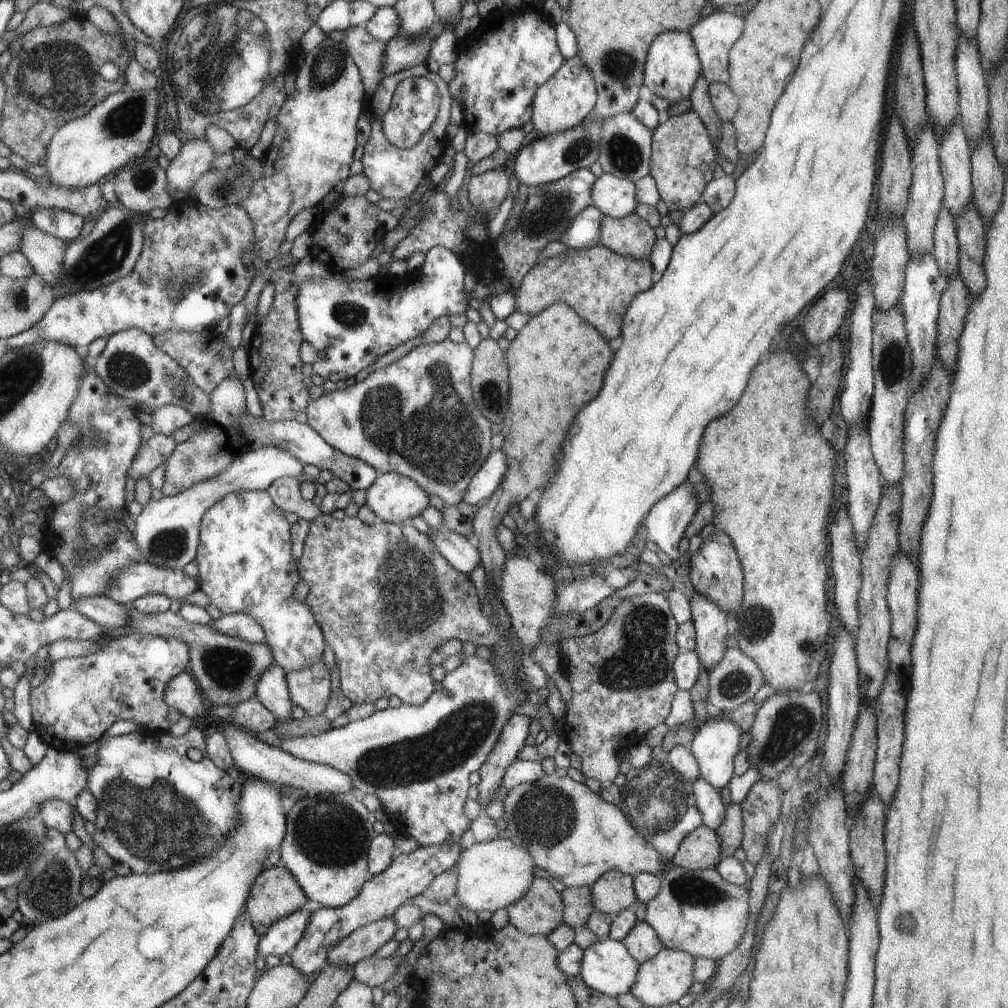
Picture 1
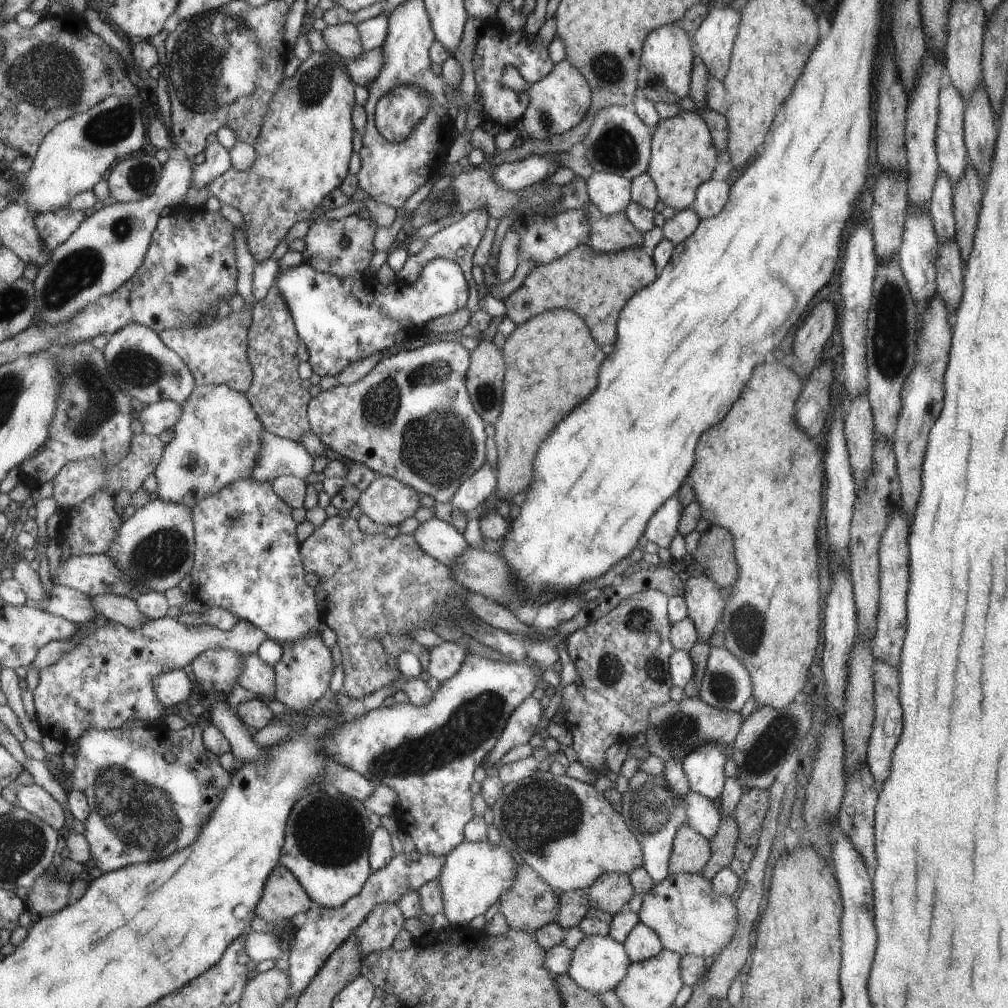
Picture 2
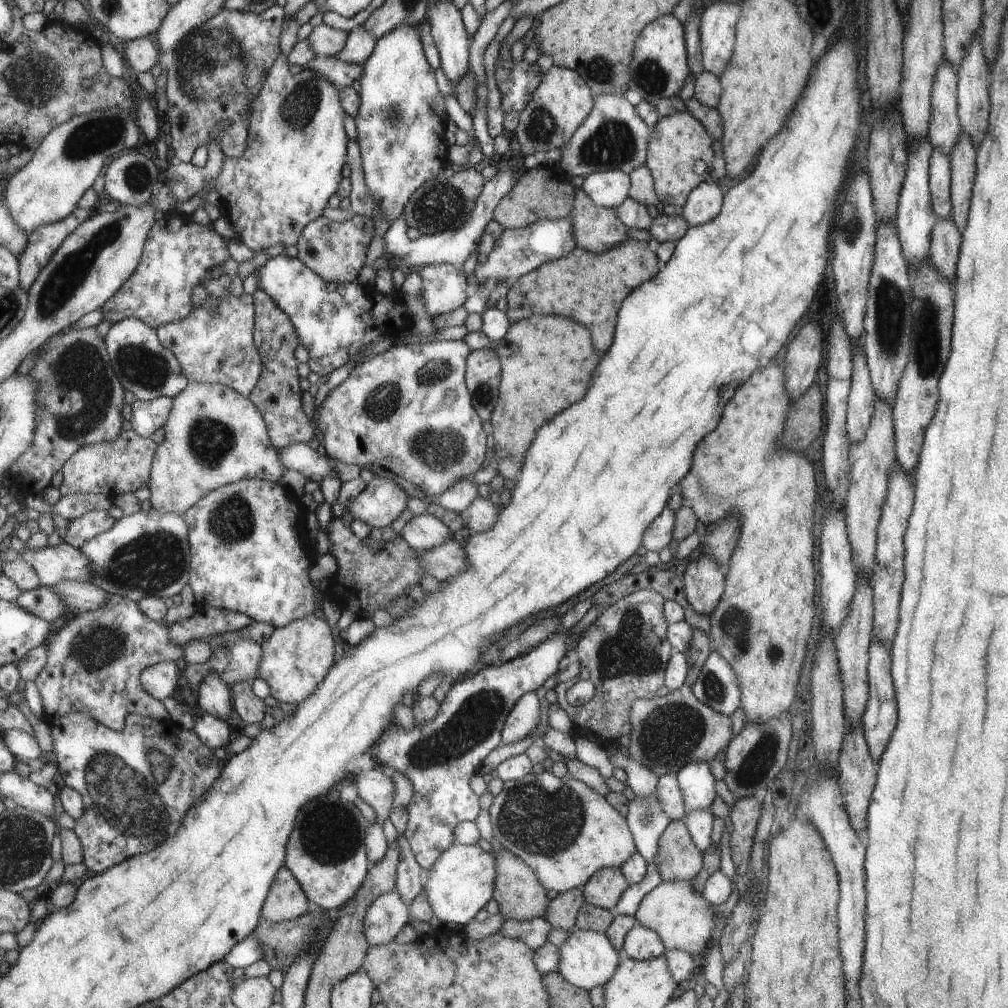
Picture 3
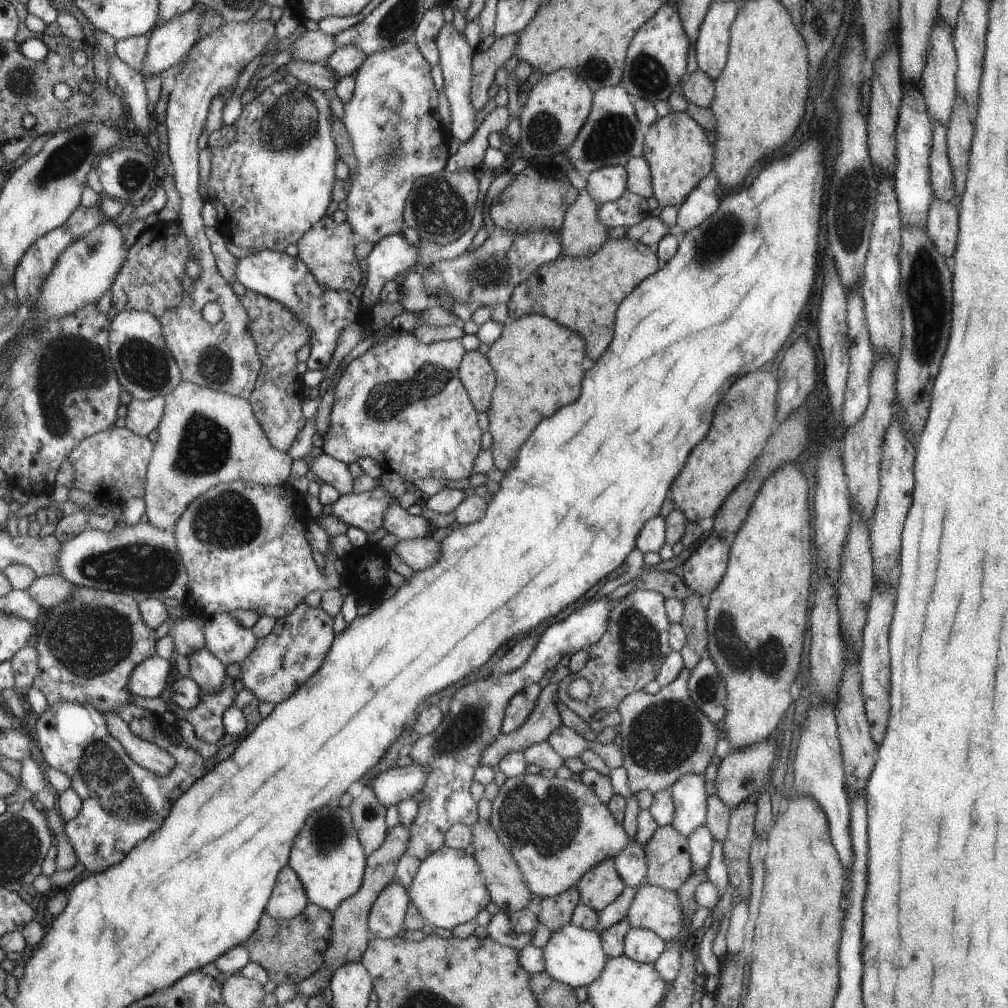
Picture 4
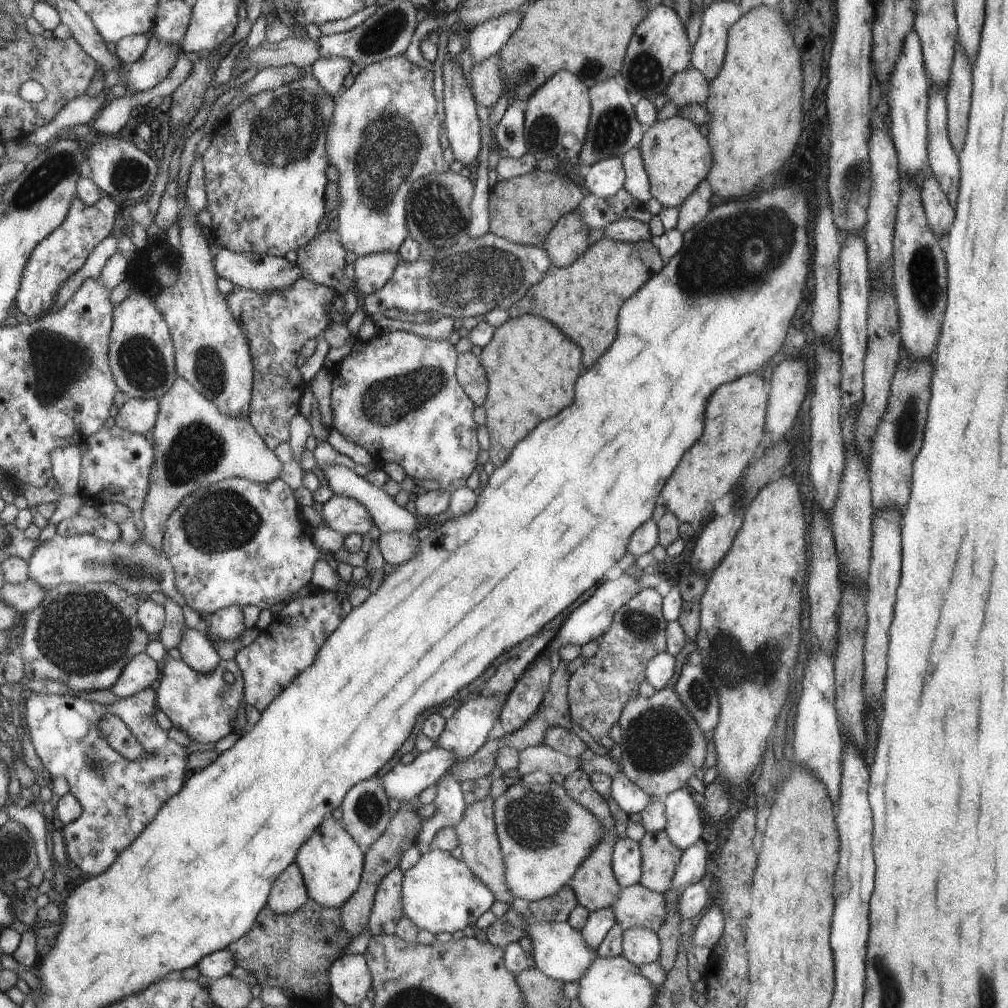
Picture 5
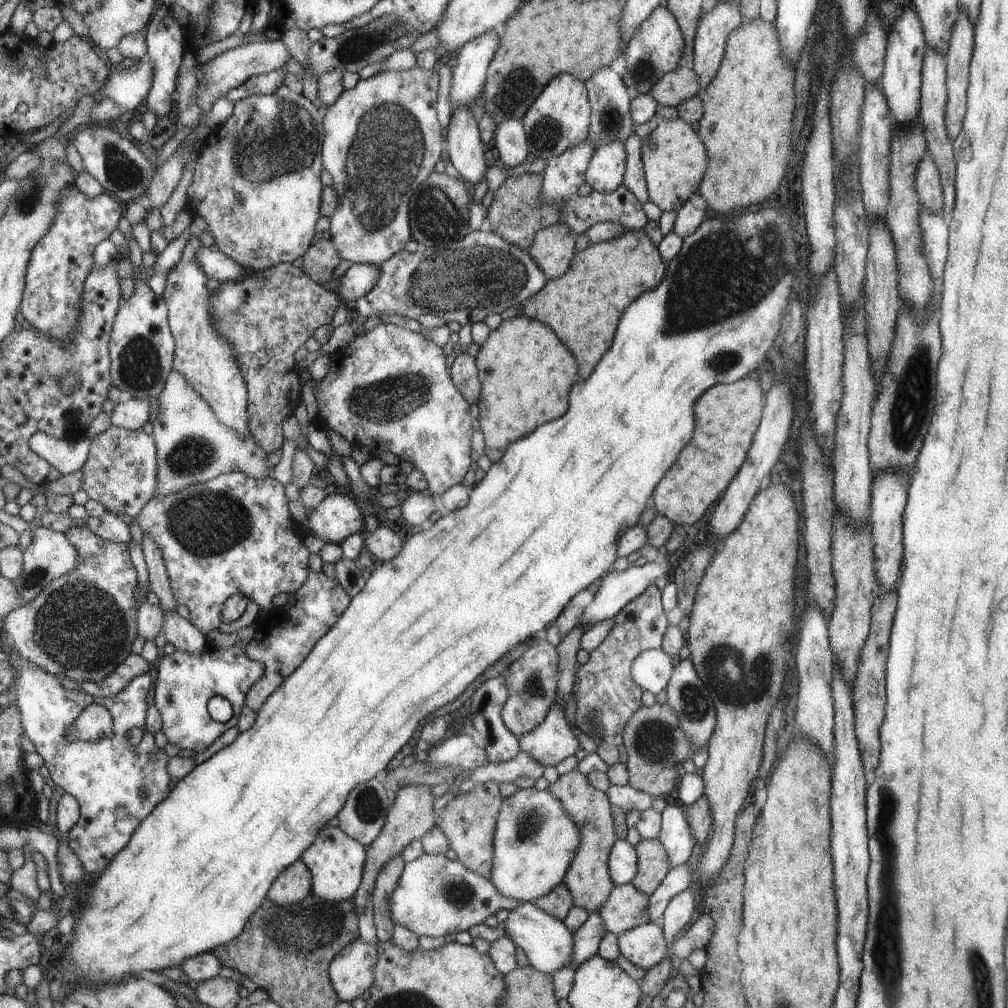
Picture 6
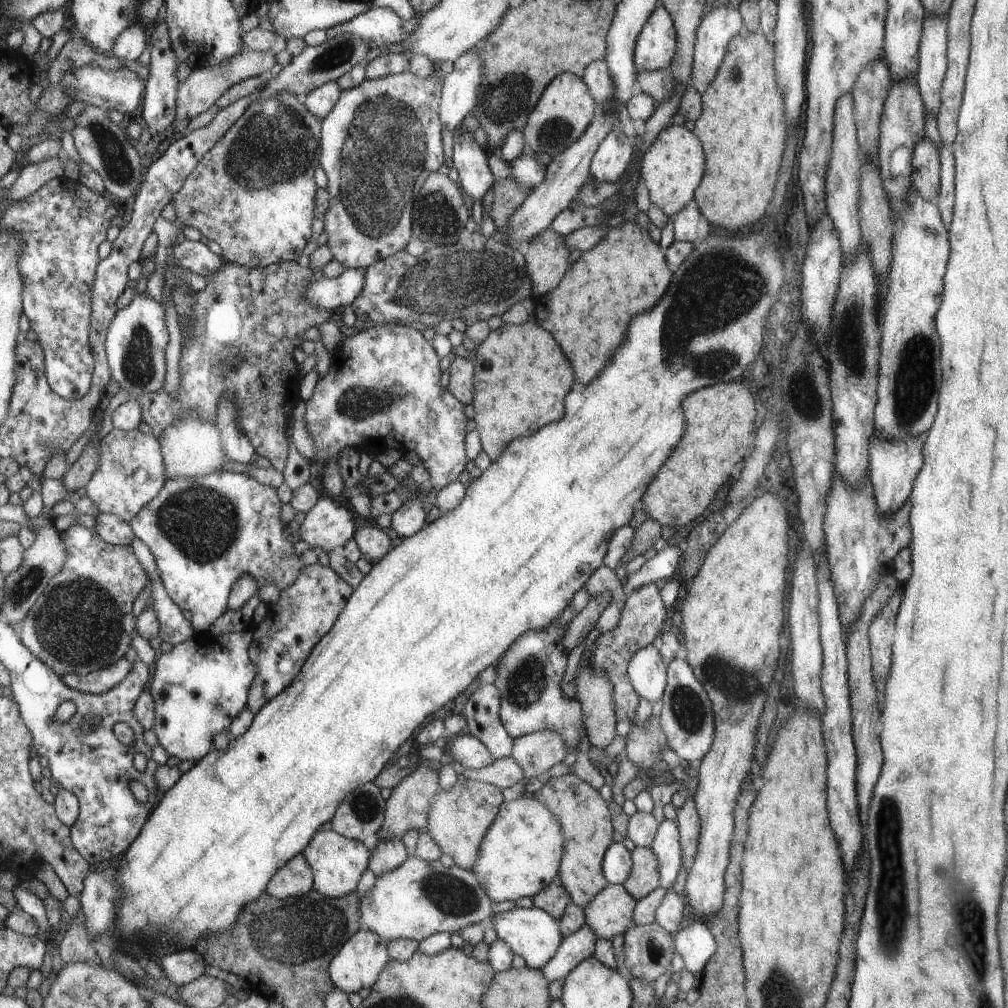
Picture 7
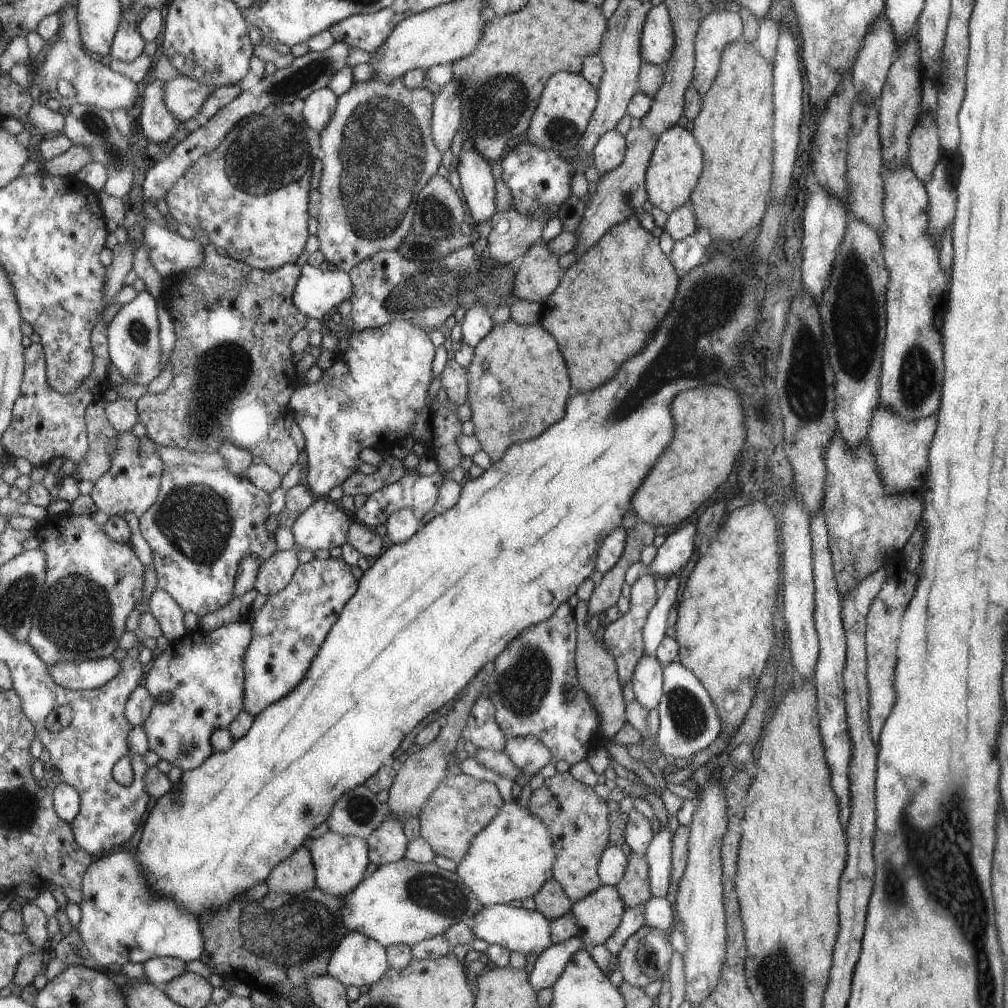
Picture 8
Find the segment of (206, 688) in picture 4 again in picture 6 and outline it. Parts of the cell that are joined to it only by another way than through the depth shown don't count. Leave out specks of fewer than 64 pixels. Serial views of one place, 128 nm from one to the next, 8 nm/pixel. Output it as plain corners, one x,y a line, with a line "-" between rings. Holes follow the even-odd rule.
178,611
165,612
165,624
161,633
180,652
202,654
208,646
205,634
189,620
182,618

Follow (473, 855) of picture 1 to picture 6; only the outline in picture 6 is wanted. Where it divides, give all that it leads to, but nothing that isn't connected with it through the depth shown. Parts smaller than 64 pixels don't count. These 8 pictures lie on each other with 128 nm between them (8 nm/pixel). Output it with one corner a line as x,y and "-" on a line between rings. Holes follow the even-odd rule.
424,853
420,858
405,863
397,890
390,896
389,914
395,926
412,930
419,937
442,938
483,923
501,908
514,910
518,904
522,904
522,901
506,897
493,881
478,876
478,873
466,868
461,861
450,860
444,854

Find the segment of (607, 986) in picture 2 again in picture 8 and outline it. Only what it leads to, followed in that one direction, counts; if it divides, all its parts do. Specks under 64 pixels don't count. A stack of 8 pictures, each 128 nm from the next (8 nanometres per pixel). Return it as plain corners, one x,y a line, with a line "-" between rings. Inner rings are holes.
507,903
488,905
470,918
468,926
476,939
486,941
489,945
504,946
510,952
519,951
525,956
530,953
538,956
553,946
550,921
538,910
530,911
524,907
513,908

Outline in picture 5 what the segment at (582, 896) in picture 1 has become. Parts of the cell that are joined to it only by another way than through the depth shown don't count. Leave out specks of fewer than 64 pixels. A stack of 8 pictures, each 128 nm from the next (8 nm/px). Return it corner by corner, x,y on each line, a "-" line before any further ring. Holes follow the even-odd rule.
562,887
554,896
532,902
530,912
540,922
564,922
569,919
579,901
573,888

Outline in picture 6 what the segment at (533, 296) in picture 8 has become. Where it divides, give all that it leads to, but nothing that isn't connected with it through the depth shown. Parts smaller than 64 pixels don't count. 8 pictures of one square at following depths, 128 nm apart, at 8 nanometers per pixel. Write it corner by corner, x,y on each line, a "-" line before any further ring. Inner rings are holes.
558,222
536,232
529,254
545,270
548,280
558,278
569,270
575,258
577,234
566,224

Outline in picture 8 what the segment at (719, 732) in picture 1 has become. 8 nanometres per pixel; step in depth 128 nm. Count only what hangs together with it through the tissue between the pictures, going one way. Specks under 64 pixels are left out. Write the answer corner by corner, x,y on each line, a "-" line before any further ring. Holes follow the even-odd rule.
666,825
666,827
660,829
659,833
651,841
650,847
647,849
649,884
653,897
666,897
667,893
671,890
672,846
672,832
670,832
668,825

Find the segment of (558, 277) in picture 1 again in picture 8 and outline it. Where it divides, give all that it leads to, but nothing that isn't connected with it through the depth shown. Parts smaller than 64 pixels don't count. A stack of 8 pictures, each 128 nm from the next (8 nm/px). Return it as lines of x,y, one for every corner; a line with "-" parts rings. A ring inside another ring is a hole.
632,215
615,224
594,247
580,254
571,268
563,271
560,286
547,300
548,308
545,308
540,324
547,332
558,336
562,356
566,356
566,364
570,364
570,381
579,393
594,391
614,379
628,358
646,348
662,320
665,320
681,284
677,269
666,256
658,242
654,242
654,236
648,234

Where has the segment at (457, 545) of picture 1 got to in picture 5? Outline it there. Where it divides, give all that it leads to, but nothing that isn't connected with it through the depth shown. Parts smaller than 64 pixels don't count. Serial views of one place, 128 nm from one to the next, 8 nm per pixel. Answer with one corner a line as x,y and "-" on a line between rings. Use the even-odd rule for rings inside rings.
333,460
333,462
328,464
322,471
328,481
329,487
336,495
358,500
369,509
380,532
403,532
404,534
412,535
414,530
418,530
416,517
404,508
404,506
399,505
393,497
386,494
386,492
382,490
382,487
372,486
368,480
364,480
364,477
356,474
353,469
343,466
340,460

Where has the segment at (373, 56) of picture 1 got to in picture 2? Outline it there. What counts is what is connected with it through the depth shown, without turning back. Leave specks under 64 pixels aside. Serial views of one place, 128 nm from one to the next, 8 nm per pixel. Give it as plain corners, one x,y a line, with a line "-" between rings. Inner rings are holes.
355,24
327,25
321,32
327,46
346,60
354,60
364,51
364,48
360,46
360,36

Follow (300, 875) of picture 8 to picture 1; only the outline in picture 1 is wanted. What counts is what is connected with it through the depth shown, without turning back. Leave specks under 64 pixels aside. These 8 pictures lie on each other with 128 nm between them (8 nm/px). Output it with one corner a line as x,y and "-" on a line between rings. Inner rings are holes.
268,866
253,884
245,915
254,924
272,927
308,902
301,883
286,867

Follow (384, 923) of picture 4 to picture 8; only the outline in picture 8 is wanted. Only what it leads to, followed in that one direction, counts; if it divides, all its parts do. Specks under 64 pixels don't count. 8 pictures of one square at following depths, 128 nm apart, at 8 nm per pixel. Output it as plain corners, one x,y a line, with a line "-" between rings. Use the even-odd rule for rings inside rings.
392,812
367,840
370,861
378,866
401,860
408,851
409,838
405,834
404,822

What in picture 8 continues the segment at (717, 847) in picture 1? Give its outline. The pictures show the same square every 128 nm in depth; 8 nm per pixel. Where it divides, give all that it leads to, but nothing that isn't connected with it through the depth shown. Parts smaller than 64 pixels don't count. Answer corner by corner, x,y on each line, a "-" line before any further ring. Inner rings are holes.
632,853
628,857
627,868
623,878
615,887
620,892
627,909
638,907
652,897
649,883
647,856
639,856

